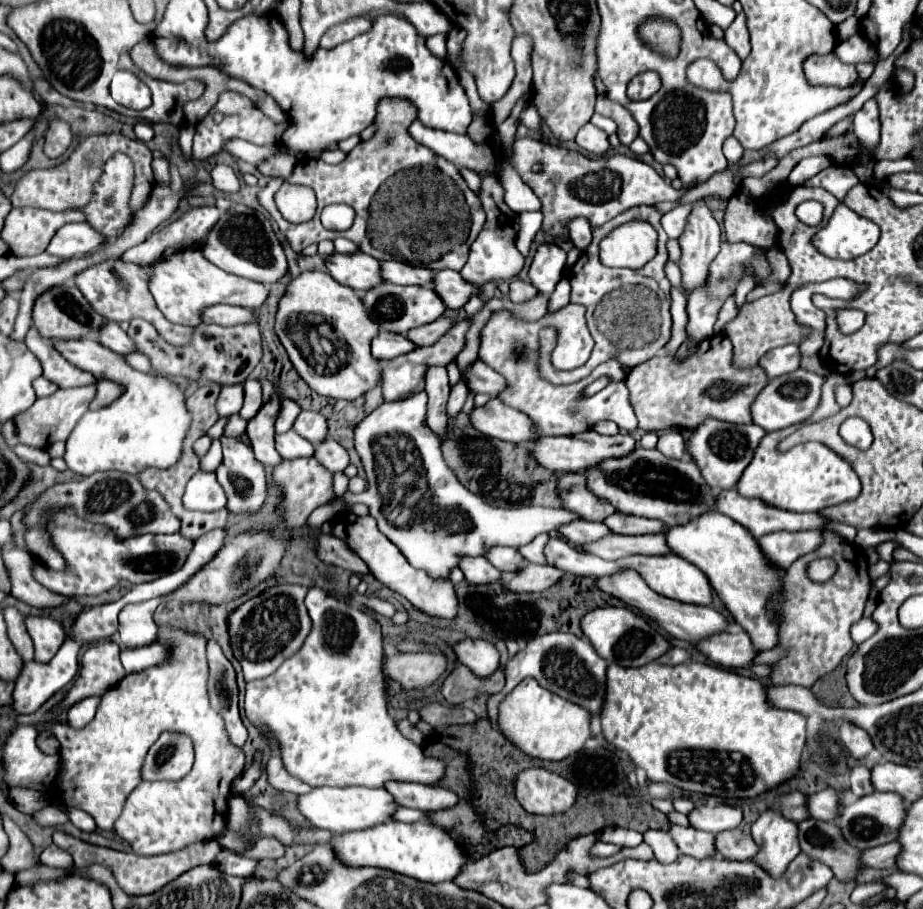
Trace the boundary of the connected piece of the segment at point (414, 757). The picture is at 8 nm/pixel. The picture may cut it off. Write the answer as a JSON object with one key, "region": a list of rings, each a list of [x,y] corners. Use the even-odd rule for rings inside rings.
{"region":[[[320,588],[308,590],[306,608],[314,626],[300,652],[274,674],[246,684],[246,716],[260,732],[262,724],[274,730],[286,770],[314,788],[382,788],[390,780],[438,784],[446,762],[426,756],[418,744],[406,740],[386,710],[380,674],[382,630],[374,614],[326,596]]]}

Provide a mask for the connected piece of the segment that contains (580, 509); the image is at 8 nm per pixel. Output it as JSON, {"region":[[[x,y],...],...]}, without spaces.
{"region":[[[578,472],[578,474],[566,474],[558,480],[558,494],[564,502],[564,508],[582,514],[582,518],[586,520],[598,520],[598,522],[602,522],[602,518],[616,514],[616,508],[612,504],[594,496],[594,492],[586,488],[584,478],[586,478],[584,472],[582,474]]]}

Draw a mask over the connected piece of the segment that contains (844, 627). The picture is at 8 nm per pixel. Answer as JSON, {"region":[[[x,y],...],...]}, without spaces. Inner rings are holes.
{"region":[[[824,532],[822,546],[816,552],[798,558],[790,566],[790,570],[786,572],[784,590],[774,598],[774,608],[782,612],[780,614],[780,644],[788,646],[788,656],[774,666],[772,682],[776,686],[794,684],[794,686],[810,688],[820,676],[824,676],[826,672],[832,672],[840,664],[840,660],[854,646],[854,642],[850,638],[850,626],[862,618],[862,610],[864,610],[864,604],[868,600],[868,592],[870,592],[870,578],[868,578],[868,566],[866,566],[864,552],[858,550],[856,546],[844,542],[842,538],[838,538],[832,532]],[[818,558],[832,558],[836,562],[836,566],[838,566],[834,576],[830,580],[826,580],[826,582],[814,582],[814,580],[808,578],[808,572],[806,572],[808,562],[818,560]]]}

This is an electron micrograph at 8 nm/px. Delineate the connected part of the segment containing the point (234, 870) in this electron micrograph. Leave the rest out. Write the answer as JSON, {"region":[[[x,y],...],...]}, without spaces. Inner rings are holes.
{"region":[[[220,850],[220,854],[214,858],[214,866],[218,870],[222,870],[224,874],[232,874],[232,876],[242,876],[242,878],[248,878],[254,874],[254,868],[256,868],[256,860],[252,858],[246,858],[242,854],[236,854],[236,852],[230,852],[230,850]]]}

